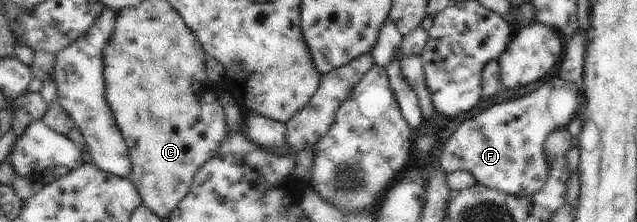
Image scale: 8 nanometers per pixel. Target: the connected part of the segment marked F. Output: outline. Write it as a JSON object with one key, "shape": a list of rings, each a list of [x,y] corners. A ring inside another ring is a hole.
{"shape":[[[555,77],[523,97],[495,104],[475,117],[466,119],[463,125],[459,125],[459,129],[451,135],[442,149],[440,168],[445,173],[457,170],[469,171],[477,183],[487,188],[497,189],[516,197],[532,197],[547,185],[551,171],[549,165],[553,165],[553,161],[545,155],[545,139],[557,129],[569,127],[579,109],[579,103],[581,99],[577,87],[571,81]]]}

